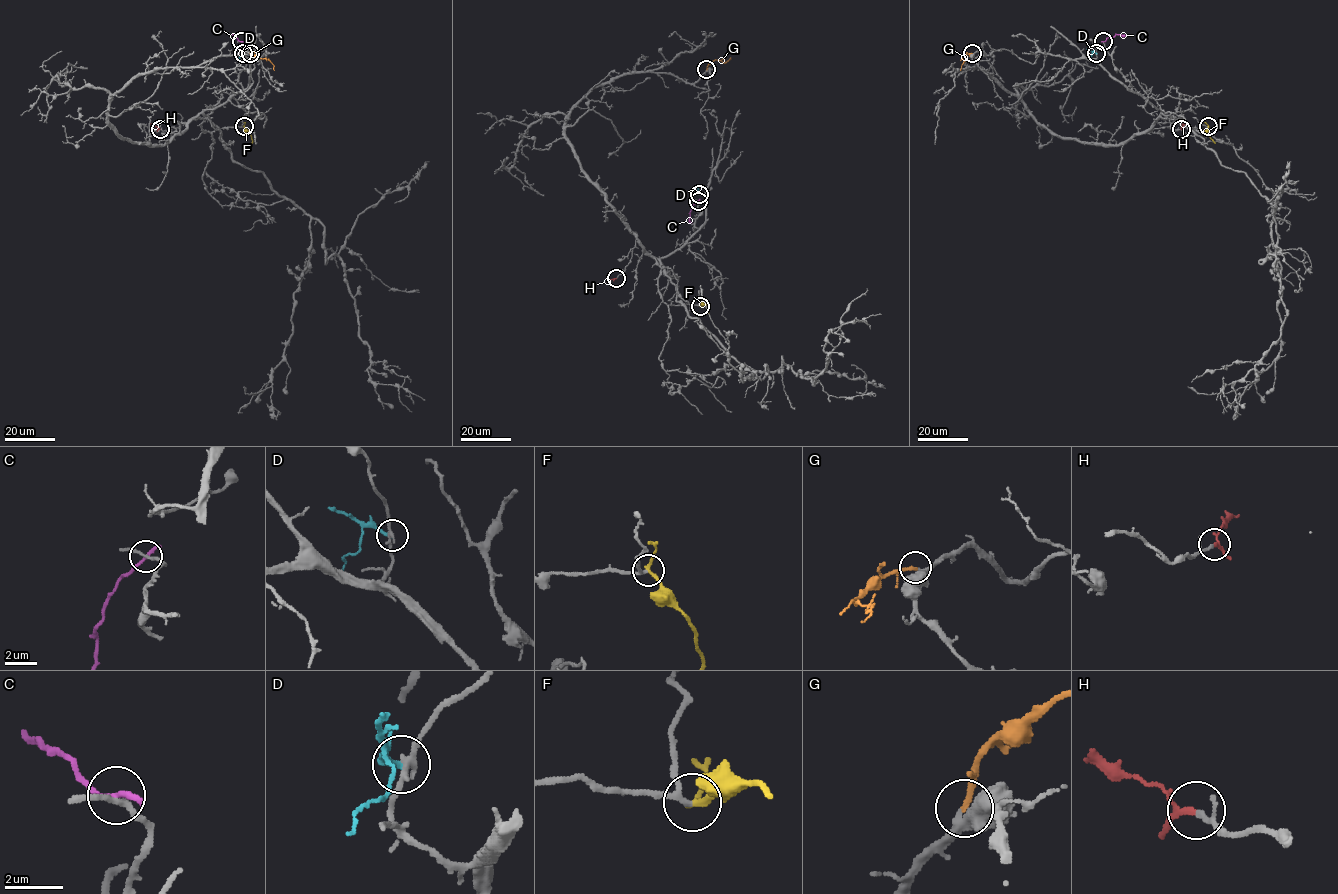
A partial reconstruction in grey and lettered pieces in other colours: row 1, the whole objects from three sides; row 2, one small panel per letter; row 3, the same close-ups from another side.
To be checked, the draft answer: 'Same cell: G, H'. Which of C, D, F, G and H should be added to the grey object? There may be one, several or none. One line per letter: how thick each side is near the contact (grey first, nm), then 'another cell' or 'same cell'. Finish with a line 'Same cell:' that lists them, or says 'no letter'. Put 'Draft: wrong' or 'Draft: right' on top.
Draft: right
C: 190 nm thick on the grey side, 280 nm on the other; another cell
D: 220 nm thick on the grey side, 240 nm on the other; another cell
F: 160 nm thick on the grey side, 190 nm on the other; another cell
G: 340 nm thick on the grey side, 220 nm on the other; same cell
H: 110 nm thick on the grey side, 140 nm on the other; same cell
Same cell: G, H

